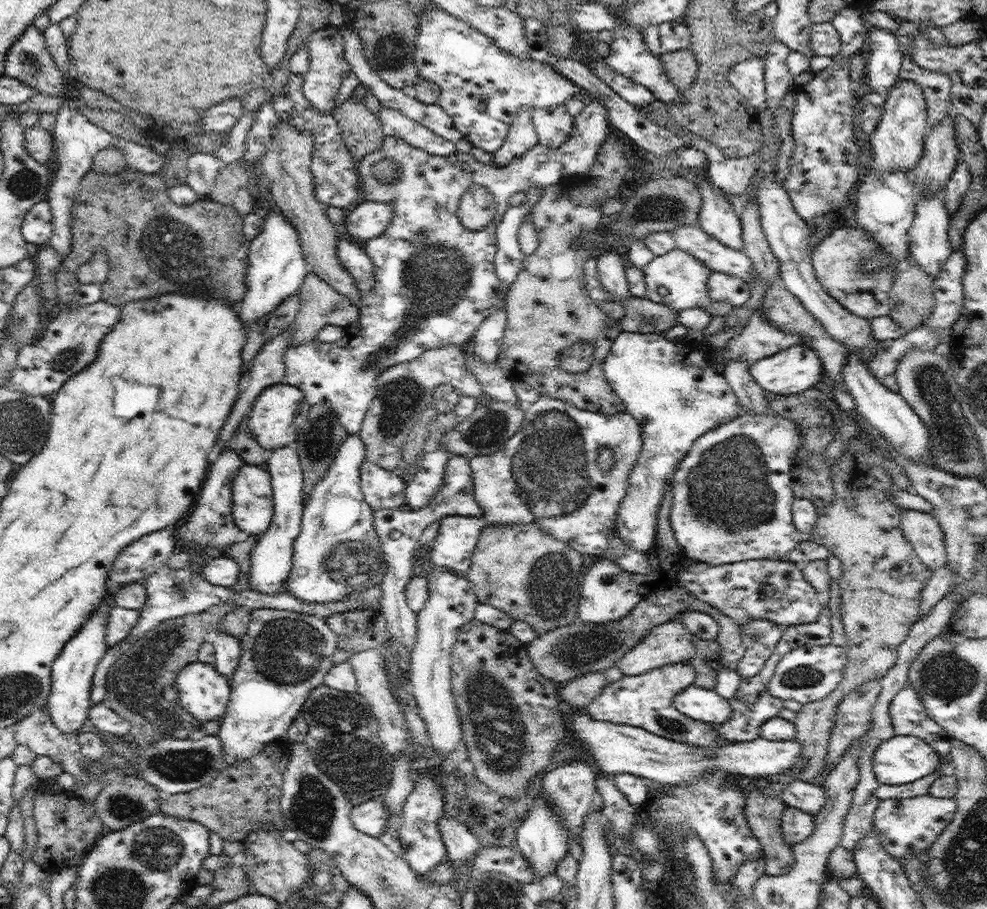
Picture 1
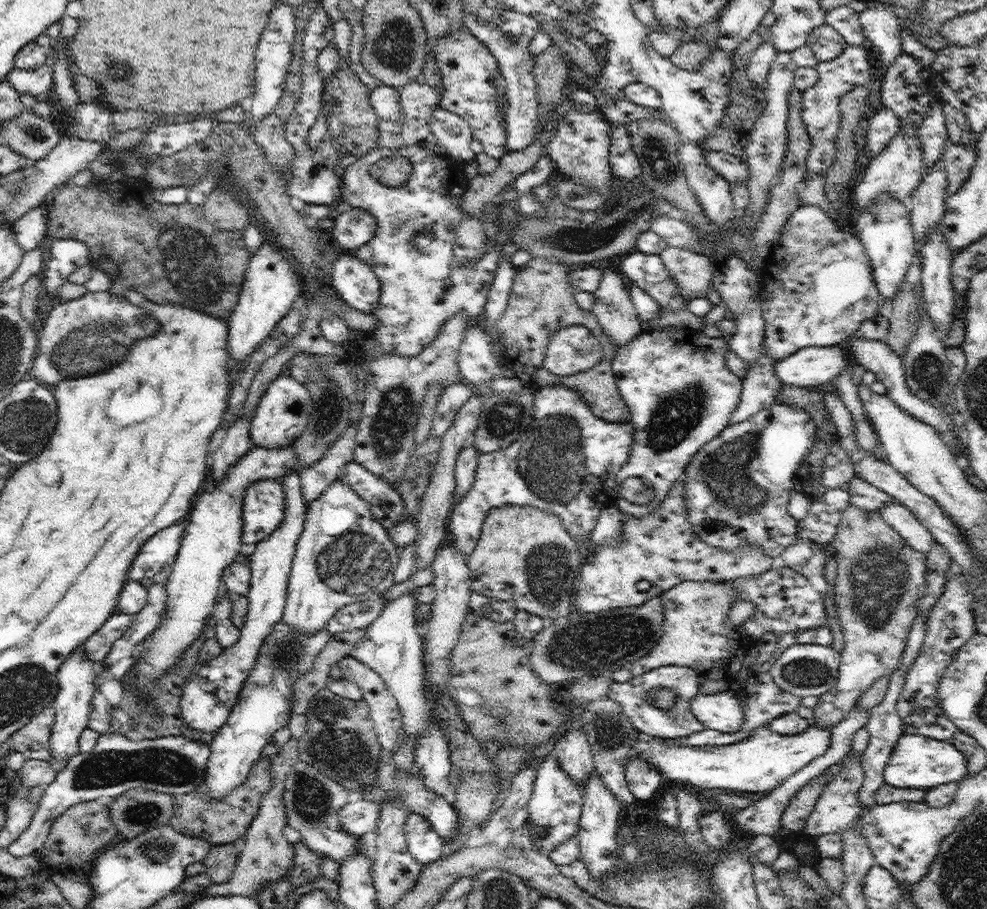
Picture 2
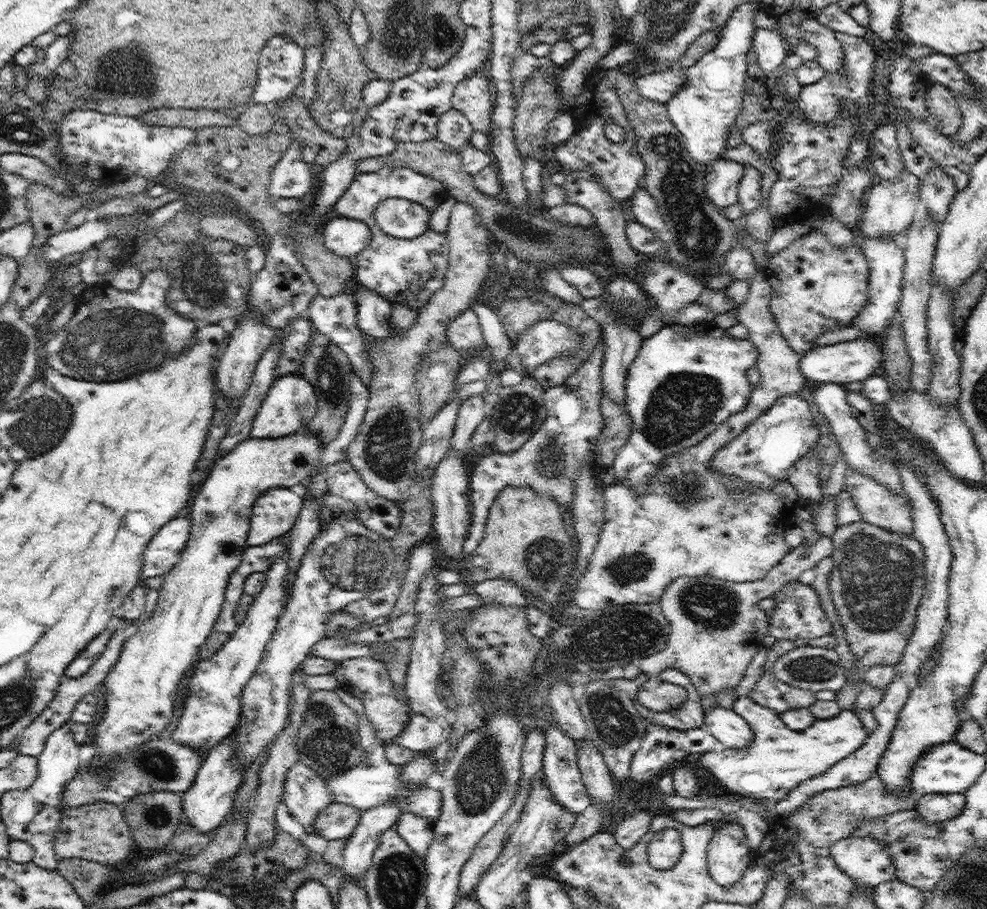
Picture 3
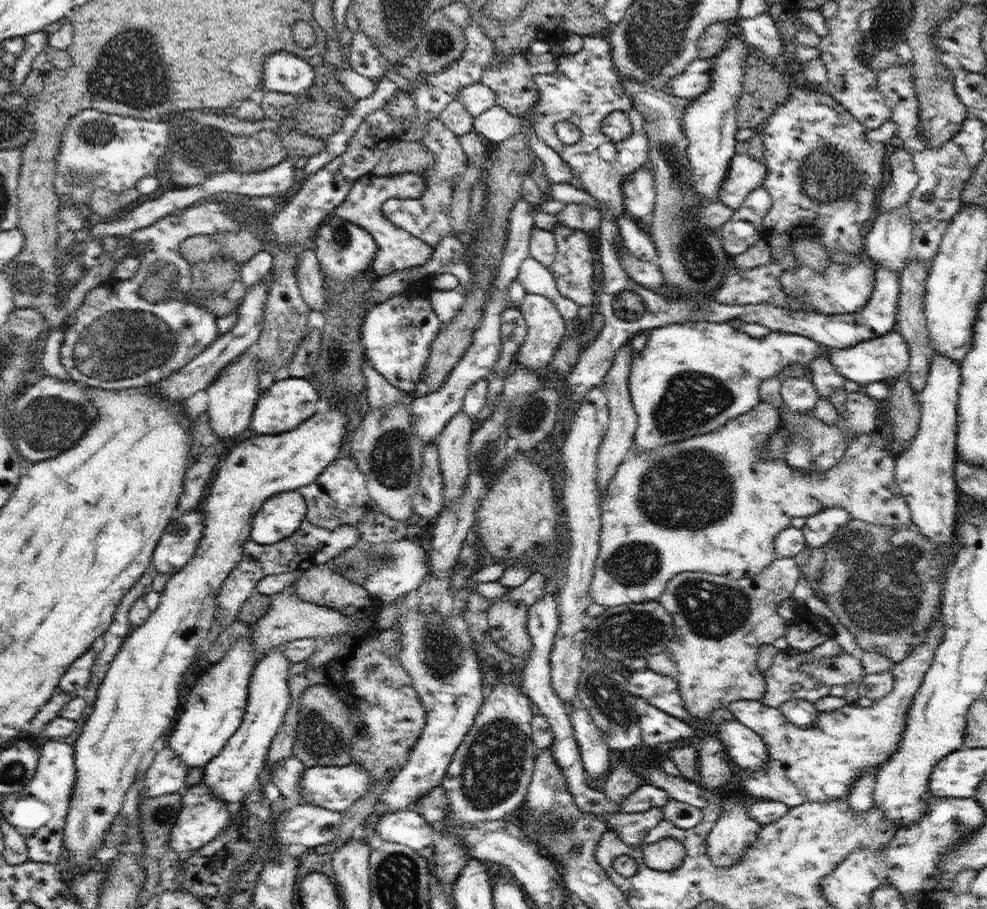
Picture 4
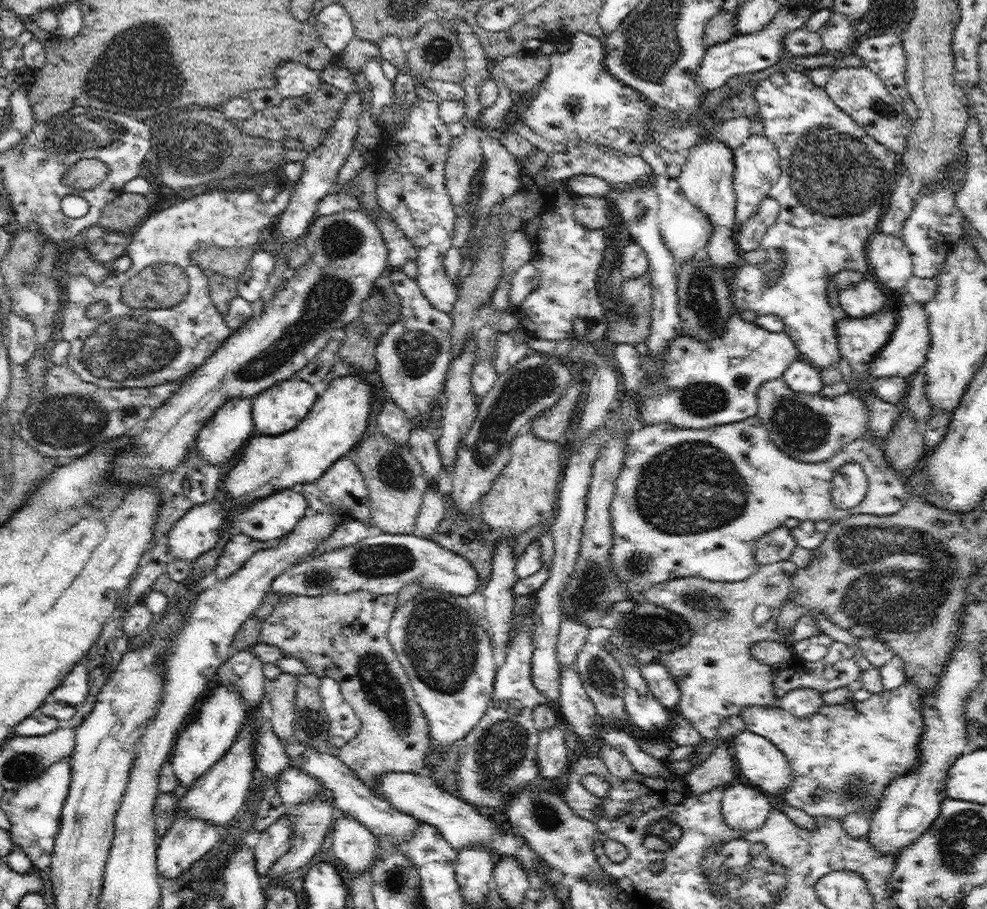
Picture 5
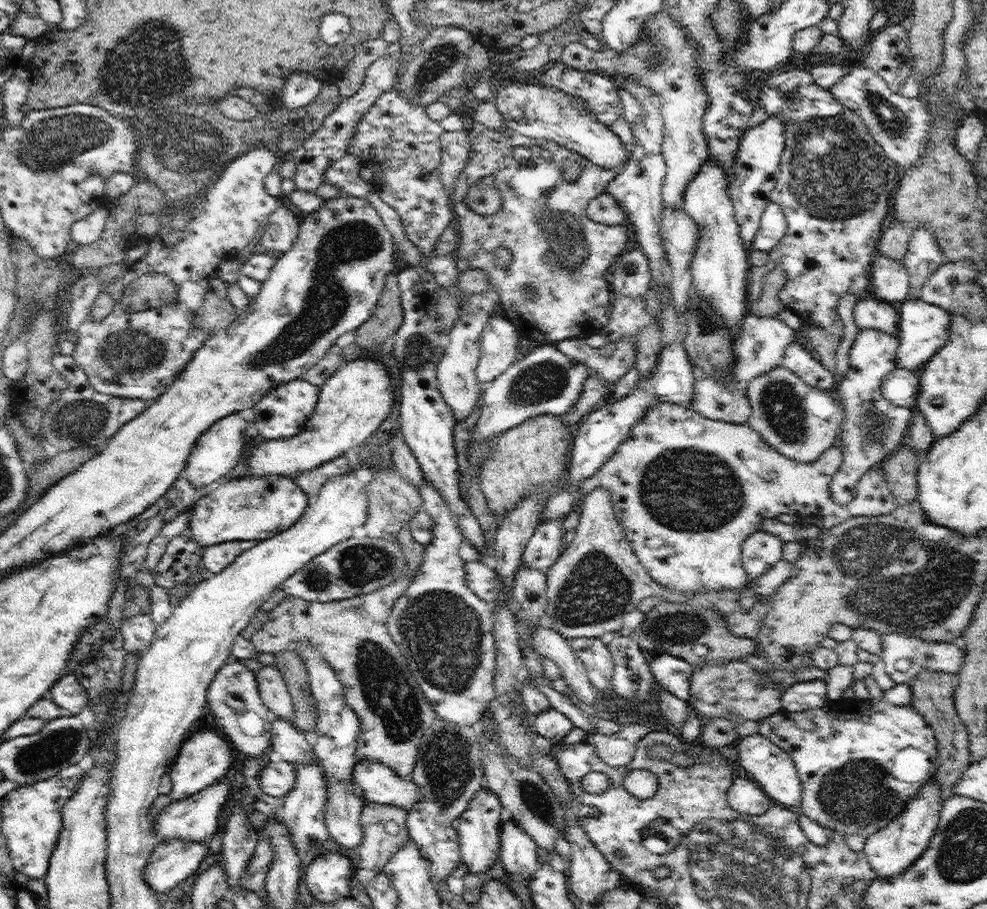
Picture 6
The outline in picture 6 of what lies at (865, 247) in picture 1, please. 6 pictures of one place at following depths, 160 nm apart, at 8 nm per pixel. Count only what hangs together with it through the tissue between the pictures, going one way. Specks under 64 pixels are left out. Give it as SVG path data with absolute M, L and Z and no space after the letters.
M869 294L858 298L853 309L855 324L862 330L874 329L898 335L900 311L891 305Z

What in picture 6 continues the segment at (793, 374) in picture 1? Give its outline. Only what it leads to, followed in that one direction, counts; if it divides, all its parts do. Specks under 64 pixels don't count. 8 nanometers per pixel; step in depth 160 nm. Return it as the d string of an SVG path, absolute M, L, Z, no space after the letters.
M911 296L902 303L899 311L897 337L900 343L896 353L896 364L898 364L898 369L919 372L925 363L948 342L951 314L942 307L928 304L915 296Z

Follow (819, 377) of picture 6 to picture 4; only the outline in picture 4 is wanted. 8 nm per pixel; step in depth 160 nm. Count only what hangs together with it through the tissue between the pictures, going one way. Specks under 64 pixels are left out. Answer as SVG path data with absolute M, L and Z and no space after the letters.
M806 376L788 377L781 381L781 395L791 413L813 410L819 400L815 384Z

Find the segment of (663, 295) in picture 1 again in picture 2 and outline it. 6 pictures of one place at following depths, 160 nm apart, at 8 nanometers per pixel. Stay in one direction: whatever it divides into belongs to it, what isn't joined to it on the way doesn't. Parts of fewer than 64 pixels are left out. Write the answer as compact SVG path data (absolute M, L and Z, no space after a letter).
M670 245L660 254L660 258L687 303L694 298L706 298L712 286L716 260Z

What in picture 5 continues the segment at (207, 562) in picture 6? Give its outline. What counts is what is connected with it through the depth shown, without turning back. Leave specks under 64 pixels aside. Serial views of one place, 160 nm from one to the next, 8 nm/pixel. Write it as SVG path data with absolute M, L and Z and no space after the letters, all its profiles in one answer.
M236 530L236 534L232 534L232 532L228 532L228 534L230 534L230 540L226 542L226 546L224 546L224 550L222 550L222 554L220 554L218 563L215 566L218 581L226 580L233 572L240 570L247 558L252 557L254 552L274 548L285 539L283 537L282 539L262 542L254 540L245 534L238 534L238 530Z

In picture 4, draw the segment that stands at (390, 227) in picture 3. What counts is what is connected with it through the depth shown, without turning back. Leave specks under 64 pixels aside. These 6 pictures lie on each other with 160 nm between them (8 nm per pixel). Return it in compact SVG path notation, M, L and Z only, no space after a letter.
M440 117L429 120L427 131L419 138L420 142L433 154L435 163L431 169L422 174L425 189L420 198L389 198L382 208L386 219L396 227L410 233L412 236L426 242L430 247L436 247L442 238L453 236L452 218L450 214L451 198L453 197L453 178L462 173L467 165L467 156L457 139L457 134L444 124Z

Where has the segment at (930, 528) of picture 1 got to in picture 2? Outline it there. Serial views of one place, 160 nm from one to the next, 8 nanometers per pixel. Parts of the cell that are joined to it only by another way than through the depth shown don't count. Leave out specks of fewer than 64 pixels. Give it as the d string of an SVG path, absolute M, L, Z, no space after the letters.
M888 502L879 510L882 520L902 537L914 550L923 552L926 556L932 545L936 545L935 538L915 516L900 502Z

